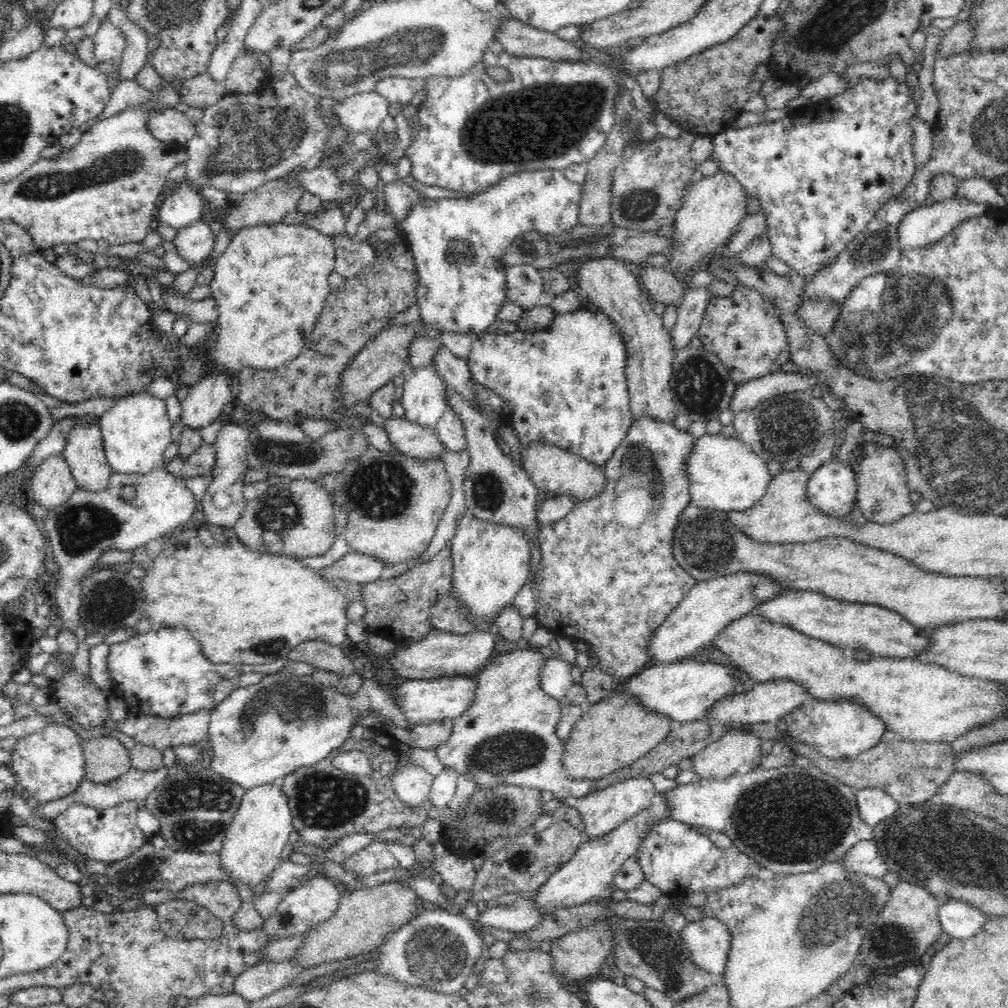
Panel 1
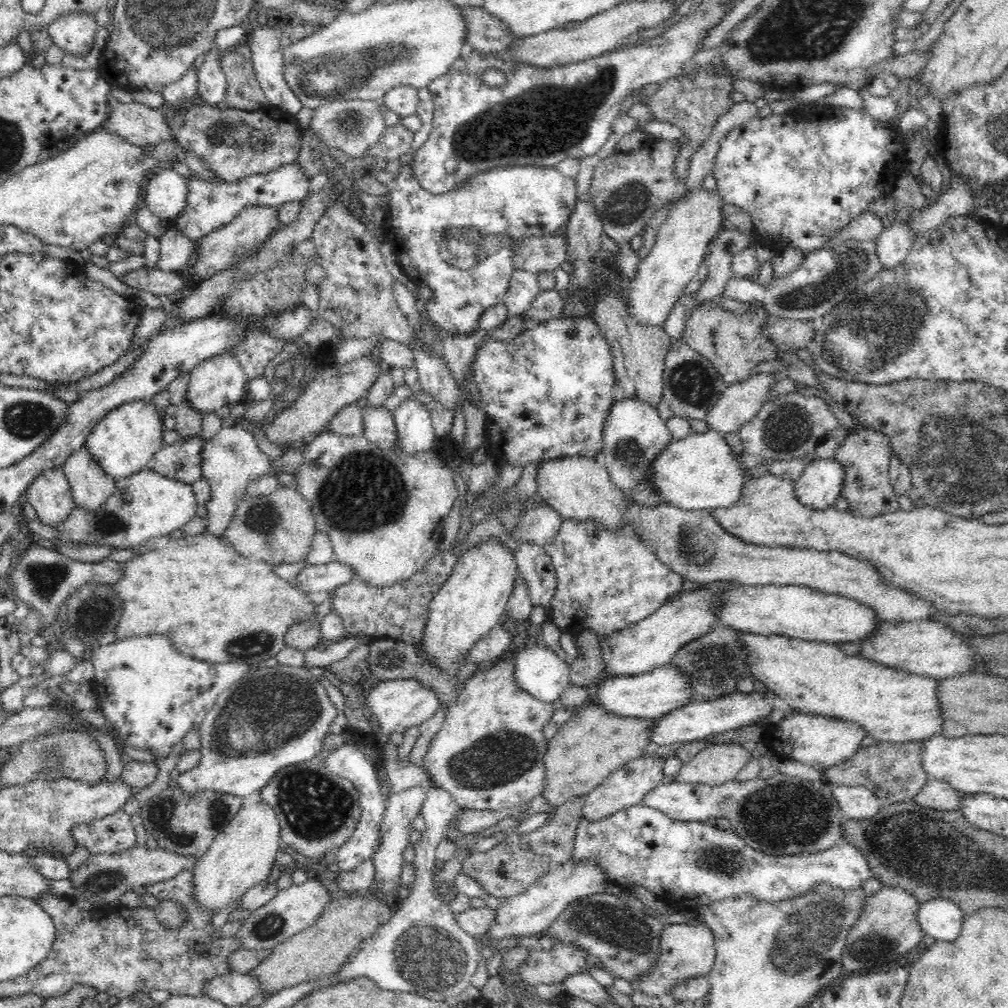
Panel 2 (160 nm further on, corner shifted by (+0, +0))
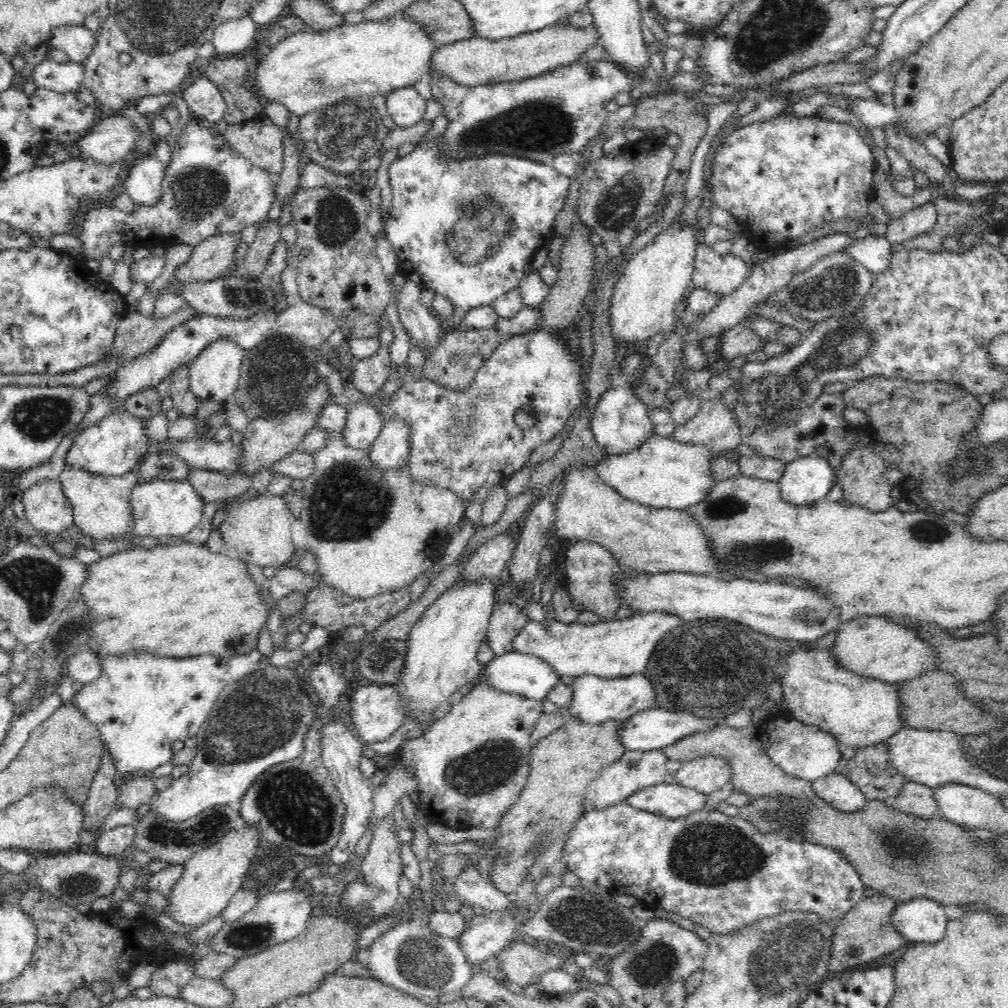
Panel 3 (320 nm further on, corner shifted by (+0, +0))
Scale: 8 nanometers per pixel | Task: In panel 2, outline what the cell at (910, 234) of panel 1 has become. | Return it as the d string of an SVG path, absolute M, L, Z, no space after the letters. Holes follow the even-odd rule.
M909 222L893 223L875 239L876 256L884 269L898 266L909 253L912 241L920 234L909 227Z

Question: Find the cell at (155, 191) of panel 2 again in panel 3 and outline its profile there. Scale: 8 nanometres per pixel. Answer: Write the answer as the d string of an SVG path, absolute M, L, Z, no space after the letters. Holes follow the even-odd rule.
M135 155L123 173L123 190L134 203L154 206L162 198L165 167L150 155Z

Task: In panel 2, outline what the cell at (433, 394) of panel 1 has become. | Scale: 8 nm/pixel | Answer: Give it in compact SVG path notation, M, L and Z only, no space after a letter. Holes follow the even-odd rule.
M407 398L393 410L396 425L396 452L414 455L416 452L430 451L436 440L432 418L428 409L416 399Z

